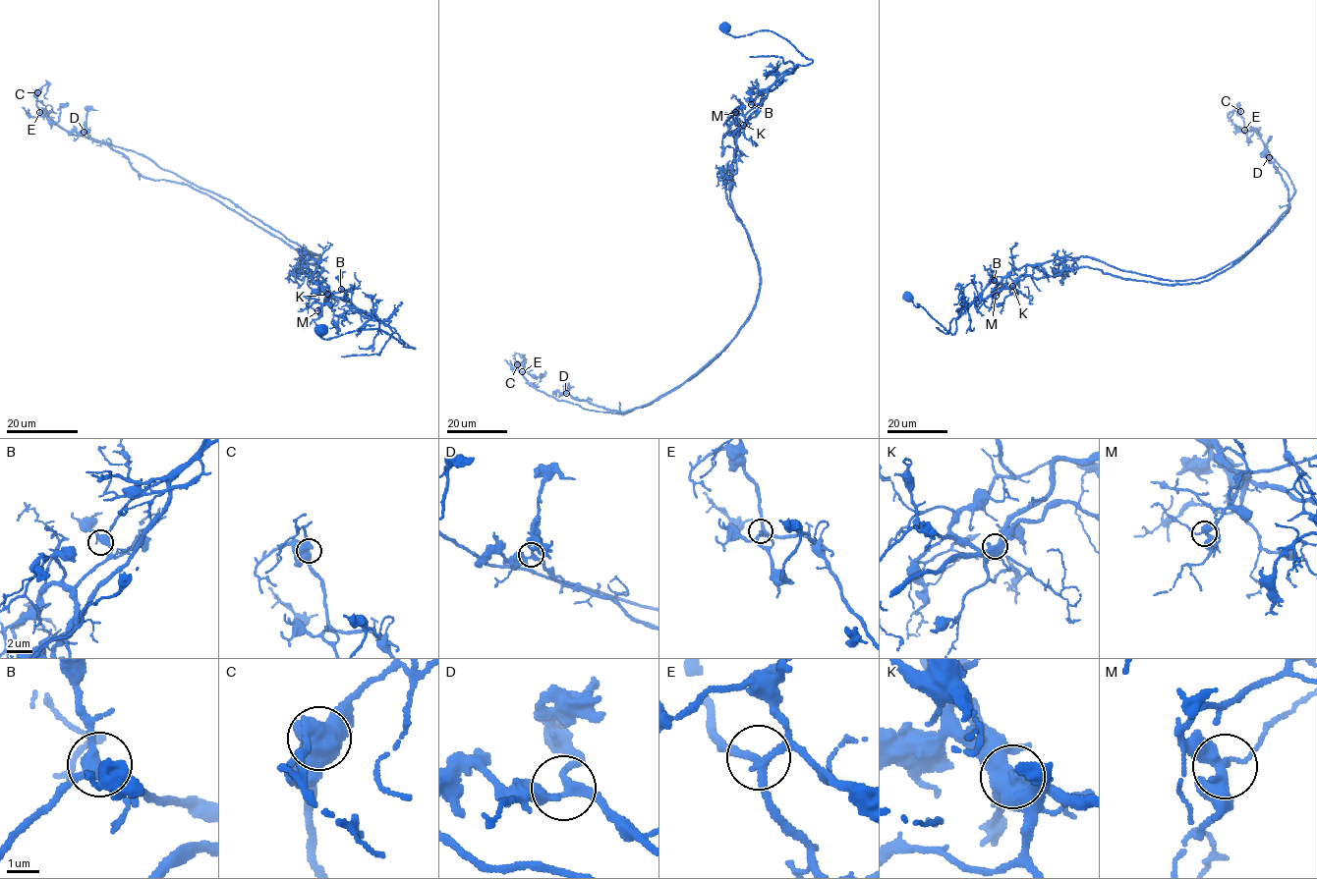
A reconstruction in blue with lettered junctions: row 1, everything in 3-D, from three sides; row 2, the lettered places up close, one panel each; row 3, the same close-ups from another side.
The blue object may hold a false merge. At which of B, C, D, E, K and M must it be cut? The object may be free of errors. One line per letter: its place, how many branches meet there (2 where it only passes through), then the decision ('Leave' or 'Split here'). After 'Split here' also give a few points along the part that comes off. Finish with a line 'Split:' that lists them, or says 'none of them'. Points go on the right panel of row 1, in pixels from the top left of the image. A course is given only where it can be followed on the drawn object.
B: Place: (994, 280). Branches: 3. Leave
C: Place: (1240, 111). Branches: 3. Leave
D: Place: (1269, 157). Branches: 3. Leave
E: Place: (1244, 130). Branches: 3. Leave
K: Place: (1012, 286). Branches: 3. Split here. Course of the part to remove: (1012, 286), (1028, 265), (1063, 257), (1179, 280), (1236, 260), (1295, 192), (1238, 106), (1230, 117)
M: Place: (996, 296). Branches: 4. Leave
Split: K

